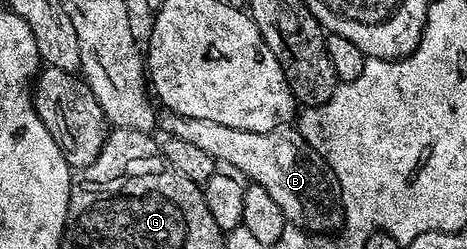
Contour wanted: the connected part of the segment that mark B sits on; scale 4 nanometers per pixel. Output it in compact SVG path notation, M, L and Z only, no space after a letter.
M165 113L160 116L159 127L160 130L175 133L175 137L183 137L183 141L191 141L191 145L199 145L199 149L211 153L213 159L222 164L230 163L234 167L230 168L244 176L249 183L257 183L263 189L267 189L267 193L271 193L271 197L274 198L275 205L283 209L286 220L292 226L310 233L333 233L342 226L343 192L337 174L329 166L328 158L318 148L312 147L301 136L296 126L286 125L271 129L267 133L251 133L247 129L231 129L231 125L219 125L219 121L199 121L191 117Z

